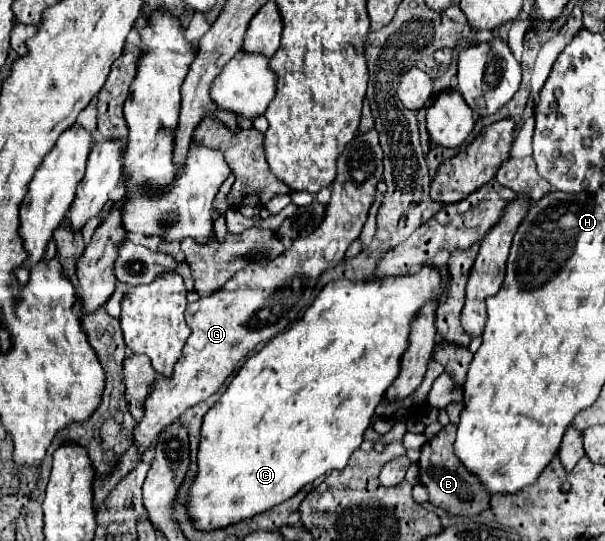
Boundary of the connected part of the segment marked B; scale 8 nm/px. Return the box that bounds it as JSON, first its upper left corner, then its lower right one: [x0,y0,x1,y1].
[418,423,490,517]

